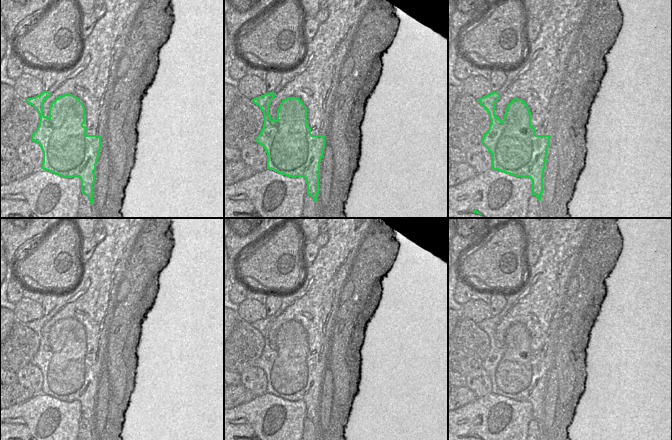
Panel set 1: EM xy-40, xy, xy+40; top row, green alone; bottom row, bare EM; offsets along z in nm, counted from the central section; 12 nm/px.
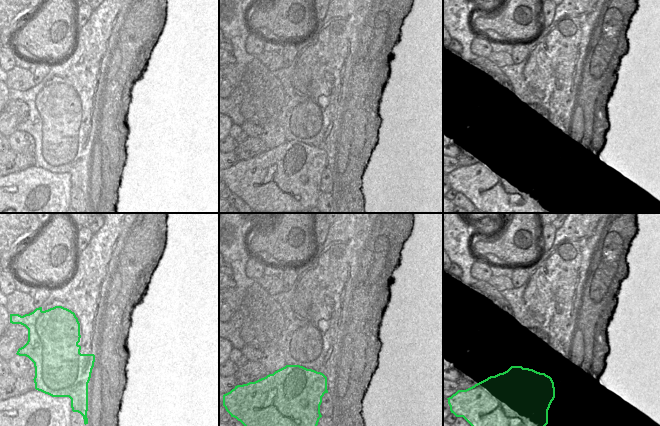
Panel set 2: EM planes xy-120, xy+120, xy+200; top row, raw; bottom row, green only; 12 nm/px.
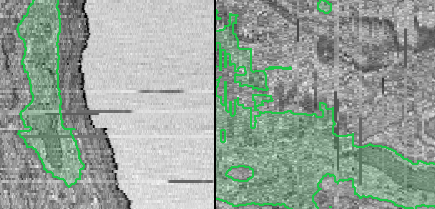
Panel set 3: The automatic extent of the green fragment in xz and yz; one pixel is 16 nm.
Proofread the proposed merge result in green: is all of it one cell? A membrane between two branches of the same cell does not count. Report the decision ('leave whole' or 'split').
split

